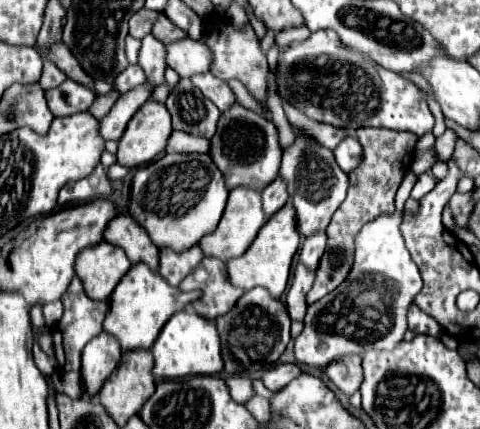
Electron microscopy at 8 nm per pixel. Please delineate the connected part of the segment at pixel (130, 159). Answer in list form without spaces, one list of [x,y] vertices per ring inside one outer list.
[[[147,101],[129,121],[123,137],[119,139],[117,163],[137,167],[153,161],[165,151],[171,135],[171,115],[155,101]]]

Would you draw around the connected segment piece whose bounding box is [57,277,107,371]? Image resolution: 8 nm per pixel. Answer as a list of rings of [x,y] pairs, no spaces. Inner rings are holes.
[[[77,277],[71,281],[67,291],[63,293],[61,301],[65,305],[65,313],[63,313],[63,317],[57,325],[57,329],[61,333],[61,345],[57,345],[57,347],[61,347],[61,349],[57,349],[57,361],[59,361],[59,367],[63,371],[79,371],[81,369],[81,351],[83,351],[83,347],[103,331],[101,325],[103,325],[103,319],[107,315],[107,303],[89,299]]]

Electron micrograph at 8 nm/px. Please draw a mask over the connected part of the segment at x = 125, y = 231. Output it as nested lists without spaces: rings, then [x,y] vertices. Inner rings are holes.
[[[117,215],[117,217],[107,225],[103,239],[109,241],[109,243],[113,243],[113,245],[117,245],[117,247],[121,247],[121,249],[129,255],[129,261],[131,261],[133,265],[135,265],[135,263],[145,263],[145,265],[149,265],[151,271],[157,271],[157,267],[159,267],[159,247],[149,239],[147,231],[145,231],[133,217],[129,217],[129,215]]]

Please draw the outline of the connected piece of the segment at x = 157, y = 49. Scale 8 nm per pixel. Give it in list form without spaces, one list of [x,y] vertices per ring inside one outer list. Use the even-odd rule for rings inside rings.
[[[147,35],[143,39],[143,47],[139,53],[139,65],[147,73],[147,81],[151,85],[161,85],[163,83],[163,73],[165,73],[165,45],[155,39],[153,35]]]

